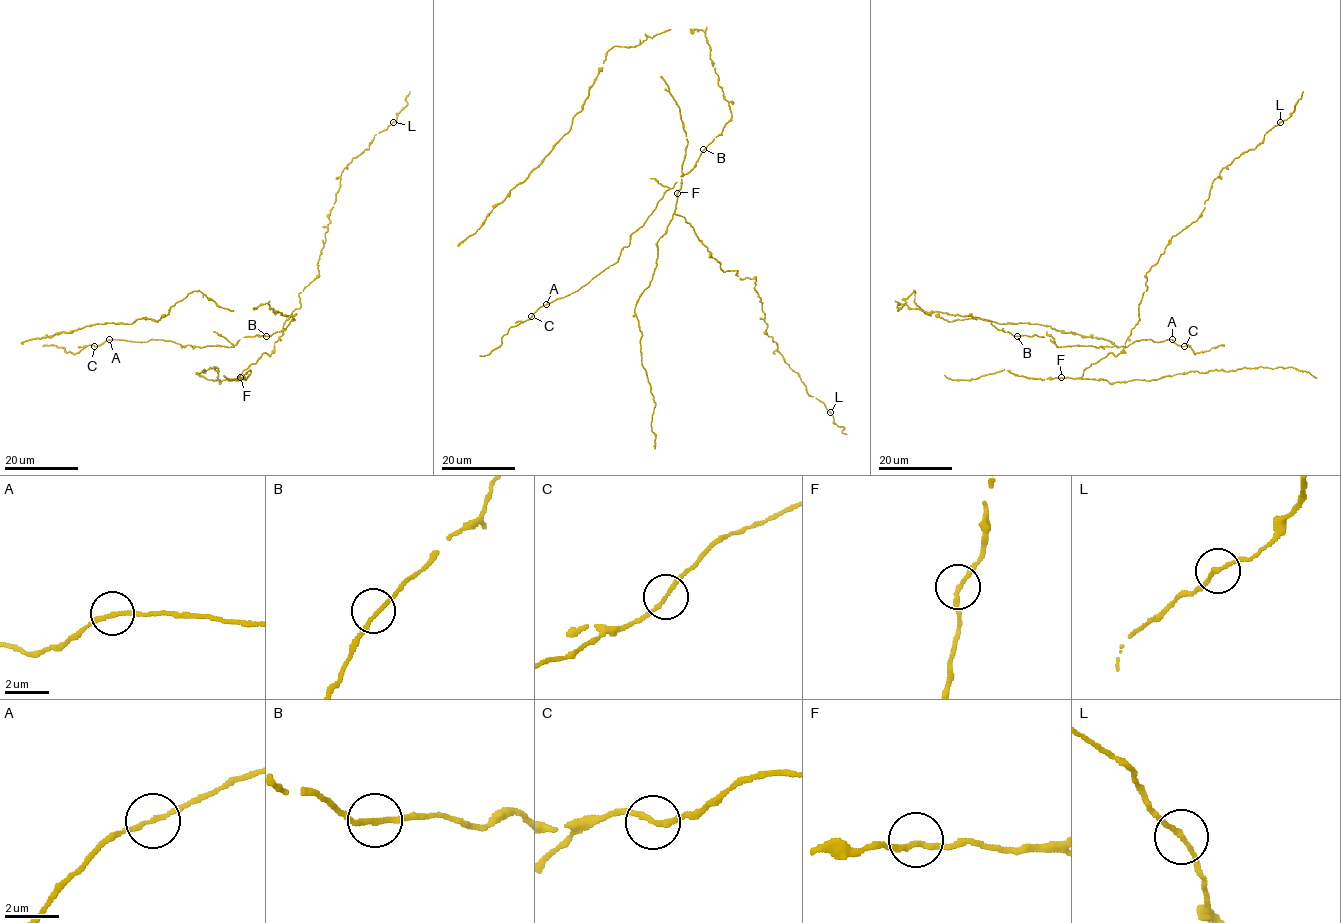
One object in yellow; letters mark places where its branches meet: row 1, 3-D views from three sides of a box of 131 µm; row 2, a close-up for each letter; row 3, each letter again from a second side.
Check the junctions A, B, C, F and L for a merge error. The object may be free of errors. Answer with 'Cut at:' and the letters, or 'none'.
Cut at: none

